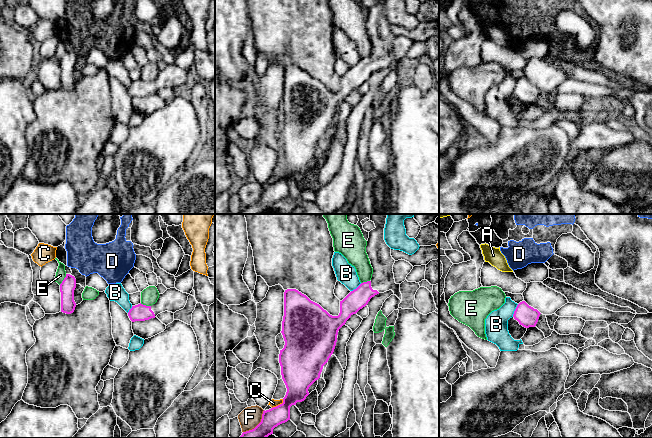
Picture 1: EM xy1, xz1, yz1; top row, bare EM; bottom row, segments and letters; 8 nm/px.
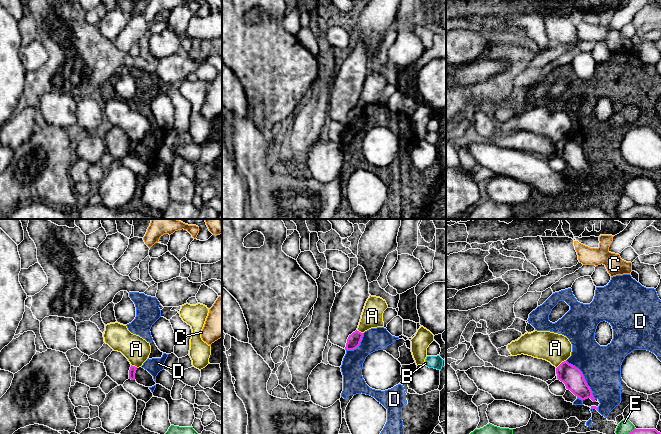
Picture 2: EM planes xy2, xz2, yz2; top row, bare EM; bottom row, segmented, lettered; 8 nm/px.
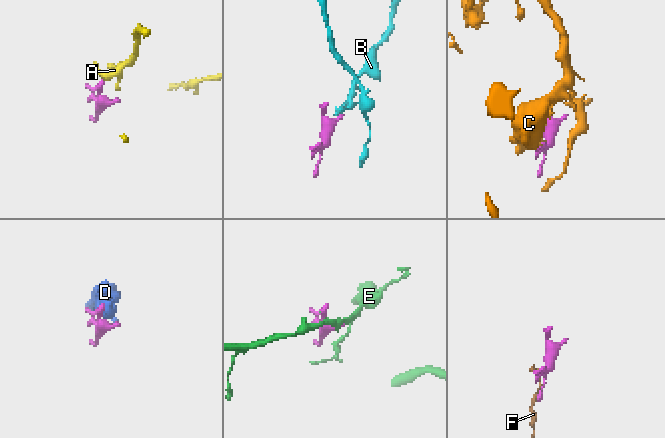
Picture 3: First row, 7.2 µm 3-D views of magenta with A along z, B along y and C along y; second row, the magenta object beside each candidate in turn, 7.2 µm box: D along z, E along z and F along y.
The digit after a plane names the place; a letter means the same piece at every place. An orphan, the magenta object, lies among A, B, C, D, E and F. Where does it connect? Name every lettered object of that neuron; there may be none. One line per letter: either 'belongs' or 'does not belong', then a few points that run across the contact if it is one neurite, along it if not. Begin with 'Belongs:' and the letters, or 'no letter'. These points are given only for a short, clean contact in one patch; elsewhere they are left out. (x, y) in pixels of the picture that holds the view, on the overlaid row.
Belongs: no letter
A: does not belong | yz2 (565, 360), (556, 368)
B: does not belong | yz1 (518, 304), (512, 316)
C: does not belong
D: does not belong
E: does not belong
F: does not belong

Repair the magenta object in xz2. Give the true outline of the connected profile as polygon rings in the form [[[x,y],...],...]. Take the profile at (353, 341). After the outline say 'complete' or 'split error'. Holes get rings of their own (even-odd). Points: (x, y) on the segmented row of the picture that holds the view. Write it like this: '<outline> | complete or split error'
[[[357,330],[353,332],[351,335],[349,335],[347,339],[345,350],[354,350],[358,348],[362,340],[362,337],[363,337],[363,333]]] | complete

